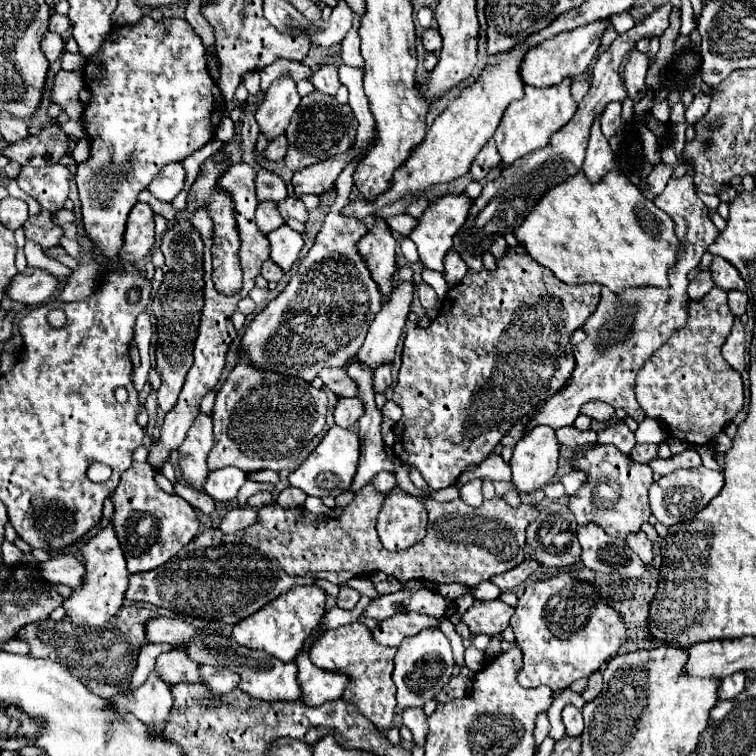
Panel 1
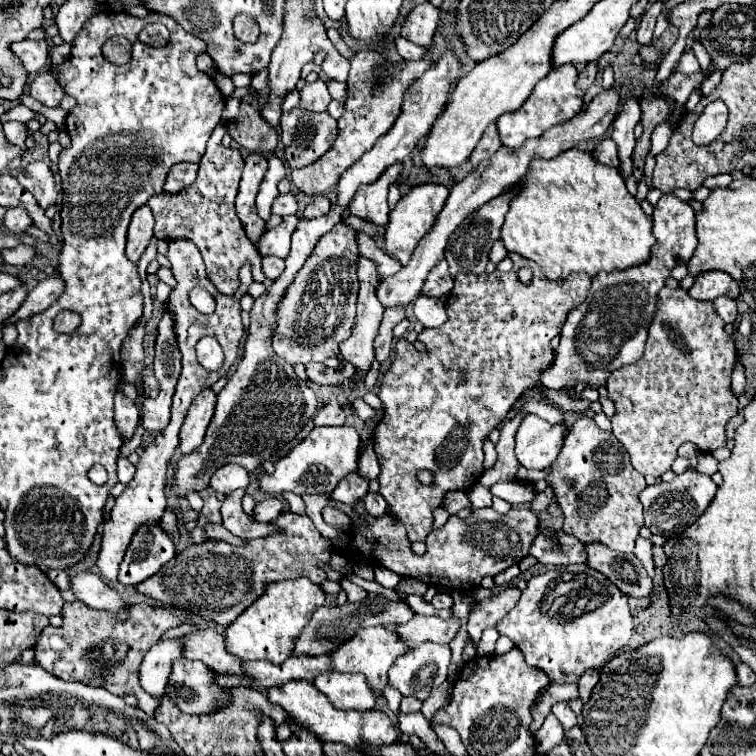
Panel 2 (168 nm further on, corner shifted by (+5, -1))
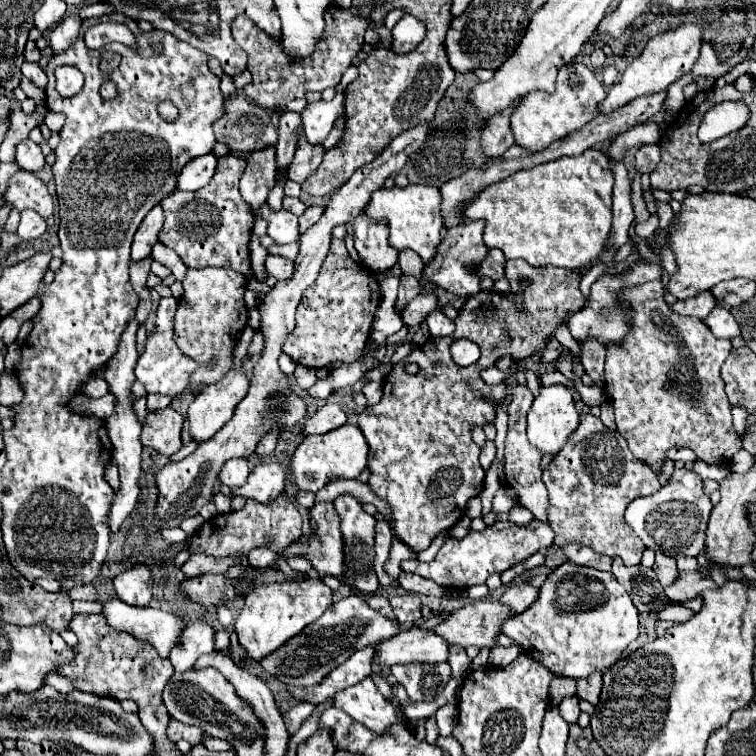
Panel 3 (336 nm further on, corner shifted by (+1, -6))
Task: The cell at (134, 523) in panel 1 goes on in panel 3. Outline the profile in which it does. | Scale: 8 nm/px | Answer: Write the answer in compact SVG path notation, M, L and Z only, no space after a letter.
M135 563L133 567L117 575L113 579L113 585L121 601L135 607L147 607L147 603L151 601L153 587L153 565Z

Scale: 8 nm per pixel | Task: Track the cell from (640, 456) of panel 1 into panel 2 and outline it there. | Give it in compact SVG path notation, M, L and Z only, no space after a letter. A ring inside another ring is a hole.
M663 288L663 292L659 292L659 308L649 324L645 354L635 364L611 372L605 384L609 398L615 404L615 416L611 418L613 434L627 448L633 466L641 474L660 478L671 470L671 464L677 458L677 448L685 442L697 444L701 452L713 452L725 446L725 424L739 410L739 402L731 392L733 364L735 344L725 332L725 322L715 314L713 302L697 302L683 290ZM673 334L683 338L673 340Z

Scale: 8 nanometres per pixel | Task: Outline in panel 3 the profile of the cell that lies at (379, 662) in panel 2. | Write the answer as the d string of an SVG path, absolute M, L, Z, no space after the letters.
M407 629L391 639L383 639L375 645L373 663L381 667L391 667L397 663L439 663L447 659L447 643L435 637L429 629Z

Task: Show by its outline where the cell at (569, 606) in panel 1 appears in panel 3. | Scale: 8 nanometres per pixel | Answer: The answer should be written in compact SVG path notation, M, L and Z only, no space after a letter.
M563 563L547 575L539 589L539 597L531 603L529 609L525 609L521 615L503 621L501 633L511 637L523 649L525 655L543 663L551 673L569 679L583 679L595 671L605 673L619 661L621 653L639 635L639 611L635 609L629 593L623 589L623 585L619 585L613 573Z

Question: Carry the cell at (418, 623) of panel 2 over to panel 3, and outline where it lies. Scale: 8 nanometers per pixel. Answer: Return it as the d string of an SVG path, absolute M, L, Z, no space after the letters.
M475 601L463 609L453 611L443 623L435 625L431 631L443 637L449 645L461 647L495 647L495 635L499 625L511 617L503 605L497 601Z

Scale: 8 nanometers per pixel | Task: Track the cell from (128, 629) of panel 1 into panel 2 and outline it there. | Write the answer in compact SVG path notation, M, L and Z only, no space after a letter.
M83 604L77 606L77 624L63 624L63 628L45 628L39 644L35 646L35 658L41 668L51 672L53 676L59 676L61 680L79 680L85 684L101 686L117 696L133 694L139 700L139 708L147 710L147 714L153 716L155 708L161 704L161 698L155 698L141 688L139 666L149 648L161 640L163 632L177 626L181 626L181 620L163 606L135 604L129 612L129 620L117 622L107 612L95 612L91 608L87 610Z

